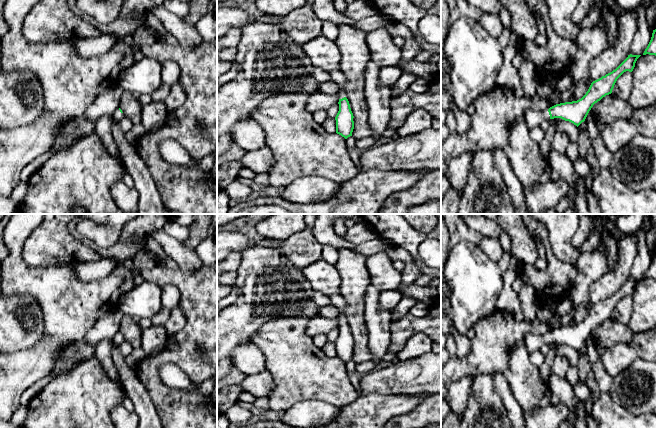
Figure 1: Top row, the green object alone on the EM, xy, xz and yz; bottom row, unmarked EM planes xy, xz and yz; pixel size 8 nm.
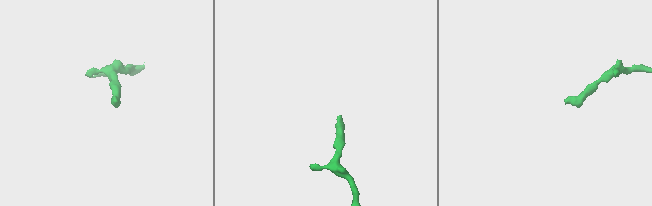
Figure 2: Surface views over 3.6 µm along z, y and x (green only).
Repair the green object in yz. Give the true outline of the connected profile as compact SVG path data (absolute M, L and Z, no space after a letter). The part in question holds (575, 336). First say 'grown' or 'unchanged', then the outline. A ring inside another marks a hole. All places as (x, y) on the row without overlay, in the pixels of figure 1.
grown; M628 279L628 281L612 296L593 305L586 318L577 325L556 328L548 334L537 336L527 334L525 344L529 354L546 344L561 342L569 345L577 351L585 345L589 335L595 327L600 325L606 319L612 317L617 303L626 295L632 296L637 283L641 279Z

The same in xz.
grown; M340 294L330 295L329 298L331 300L331 304L339 309L339 335L335 341L336 357L347 363L348 361L352 360L354 353L354 340L344 315L346 301Z

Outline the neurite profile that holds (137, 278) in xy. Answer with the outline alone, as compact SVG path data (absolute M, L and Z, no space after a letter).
M132 260L124 261L124 266L131 270L133 276L134 287L140 285L144 279L140 274L140 270L136 269Z

